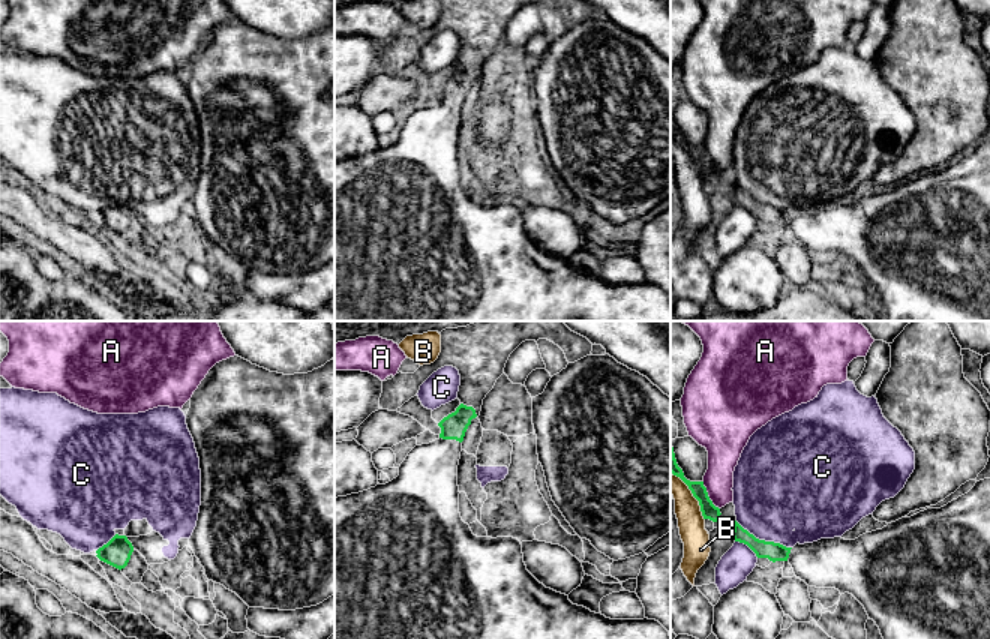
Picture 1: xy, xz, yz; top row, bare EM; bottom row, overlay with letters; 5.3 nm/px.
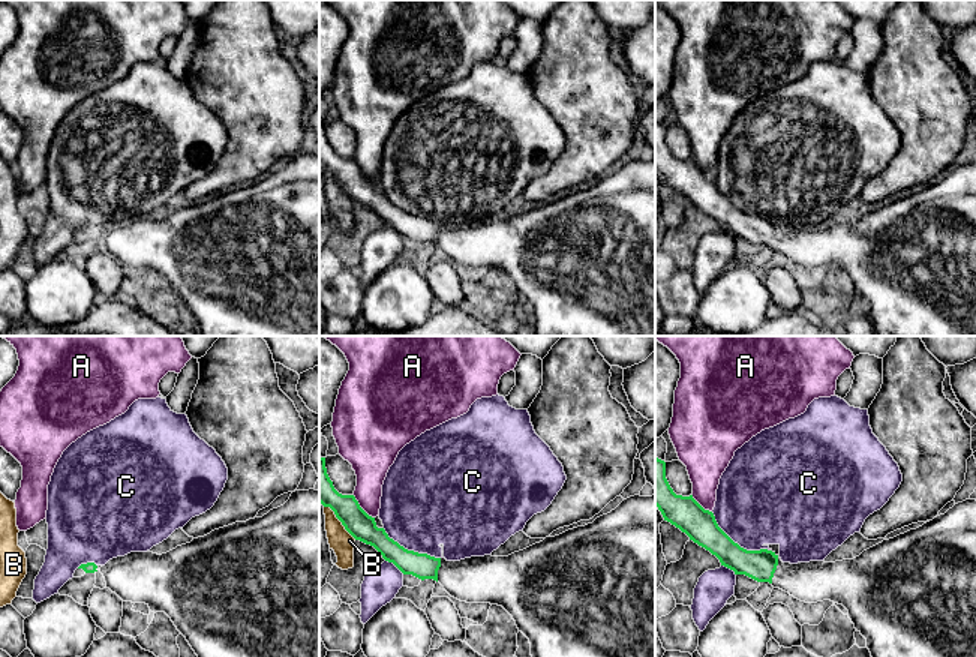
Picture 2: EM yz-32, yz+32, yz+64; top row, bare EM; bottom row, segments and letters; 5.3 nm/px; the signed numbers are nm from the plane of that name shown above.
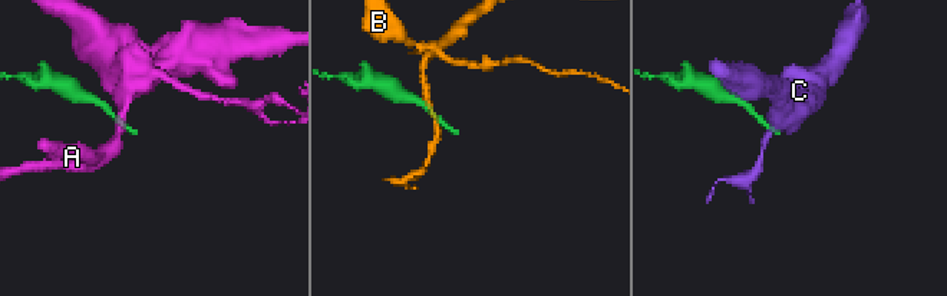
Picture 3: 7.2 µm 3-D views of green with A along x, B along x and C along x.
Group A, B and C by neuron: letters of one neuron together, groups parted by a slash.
A / B / C

